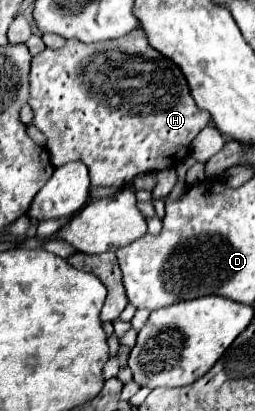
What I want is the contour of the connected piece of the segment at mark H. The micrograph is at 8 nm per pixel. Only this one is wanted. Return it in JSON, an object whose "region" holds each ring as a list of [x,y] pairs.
{"region":[[[134,29],[112,41],[82,43],[70,39],[62,49],[44,49],[32,59],[30,91],[28,103],[34,111],[34,125],[48,137],[46,149],[50,151],[54,167],[66,161],[82,161],[90,169],[92,185],[124,187],[142,173],[178,165],[190,153],[186,145],[190,145],[210,121],[210,113],[198,109],[194,103],[178,65],[152,49],[142,29]]]}

